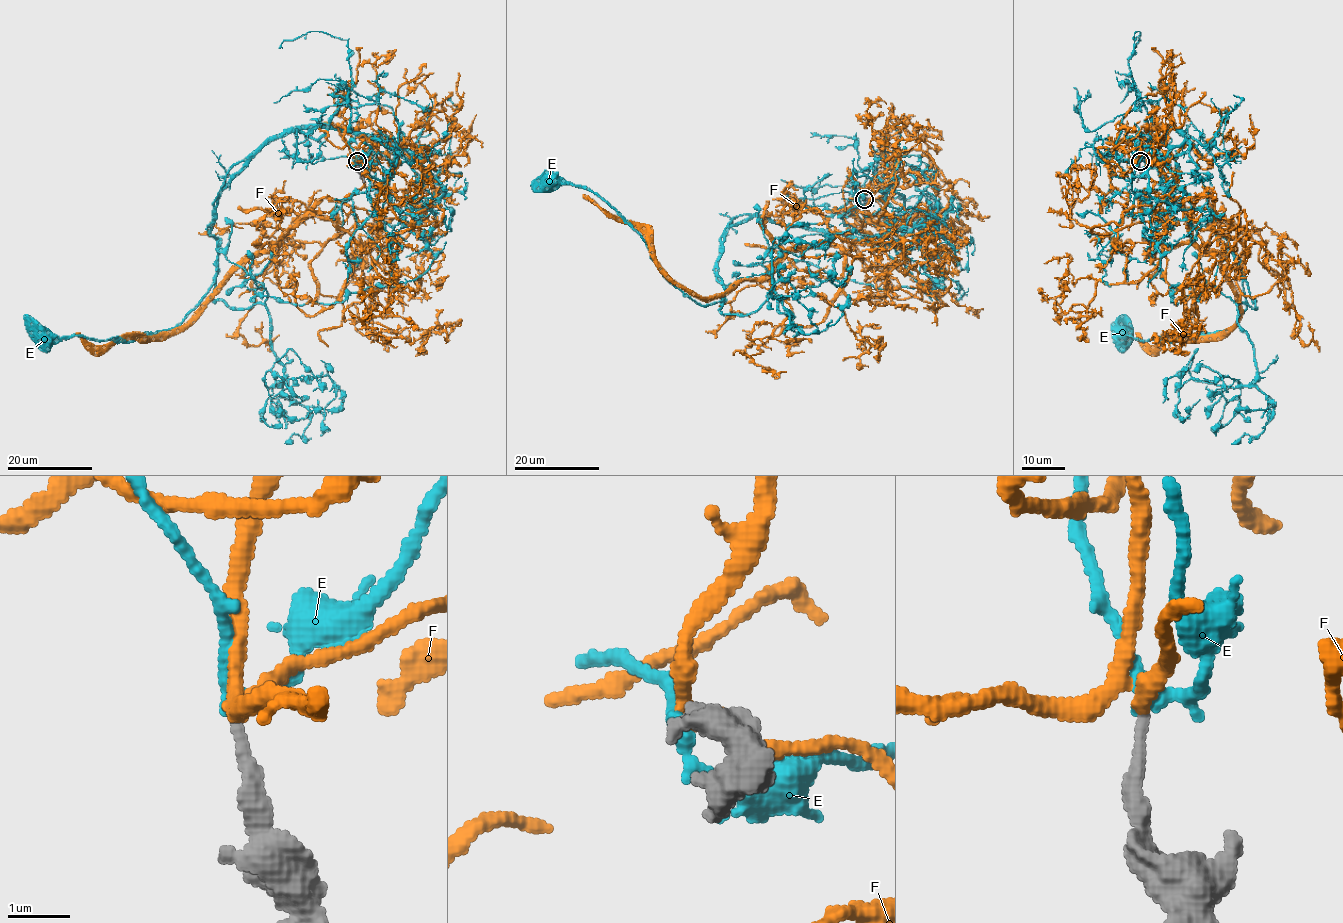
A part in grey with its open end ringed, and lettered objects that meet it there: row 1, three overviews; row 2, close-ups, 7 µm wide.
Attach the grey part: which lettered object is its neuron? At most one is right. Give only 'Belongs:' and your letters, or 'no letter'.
Belongs: F

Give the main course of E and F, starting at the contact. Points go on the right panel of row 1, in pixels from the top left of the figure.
E: (1139, 161), (1145, 138), (1185, 137), (1168, 130), (1157, 170), (1227, 241), (1246, 310), (1216, 332), (1121, 342)
F: (1139, 161), (1138, 132), (1178, 186), (1190, 236), (1219, 258), (1238, 316), (1218, 335), (1148, 345), (1135, 333)

